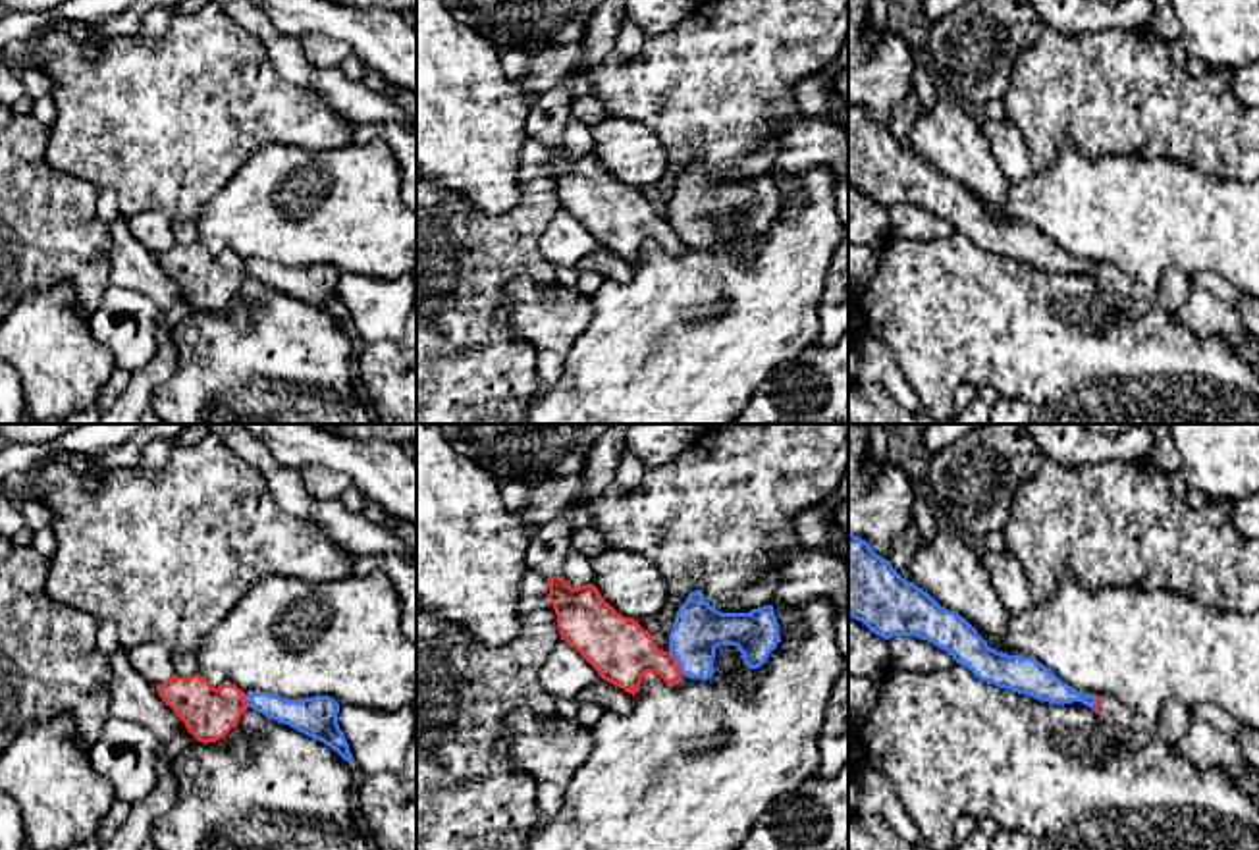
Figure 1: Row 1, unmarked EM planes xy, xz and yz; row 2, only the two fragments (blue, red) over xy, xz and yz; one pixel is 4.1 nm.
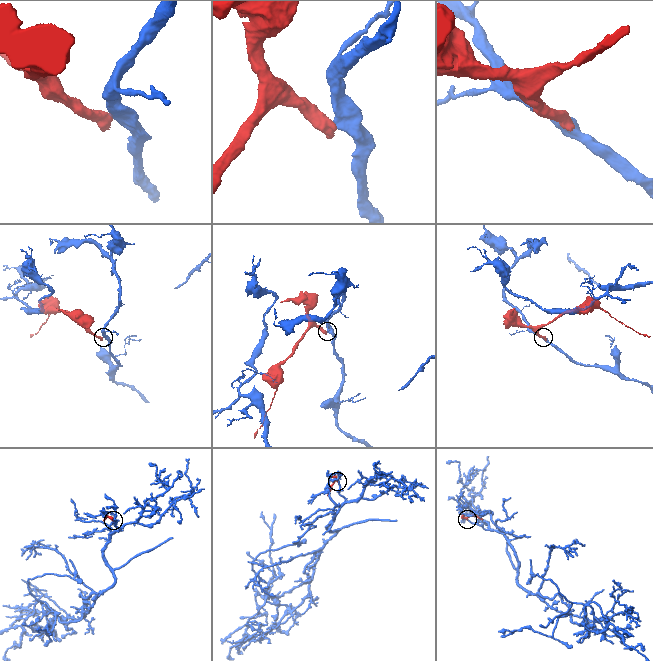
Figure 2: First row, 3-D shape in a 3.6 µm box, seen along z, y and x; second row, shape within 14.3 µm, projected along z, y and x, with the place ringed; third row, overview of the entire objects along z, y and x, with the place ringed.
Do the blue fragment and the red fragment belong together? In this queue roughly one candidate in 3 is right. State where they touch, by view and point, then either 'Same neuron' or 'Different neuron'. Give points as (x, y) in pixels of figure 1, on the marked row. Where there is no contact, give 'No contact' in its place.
Touches blue at xz (677, 664). Different neuron

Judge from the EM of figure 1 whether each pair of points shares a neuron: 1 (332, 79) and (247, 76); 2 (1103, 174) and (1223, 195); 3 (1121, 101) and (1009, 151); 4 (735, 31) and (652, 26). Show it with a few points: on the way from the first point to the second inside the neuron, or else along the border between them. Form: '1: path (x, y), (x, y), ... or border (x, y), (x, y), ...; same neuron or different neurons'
1: border (257, 39), (288, 81), (309, 87), (322, 99); different neurons
2: path (1132, 195), (1194, 195); same neuron
3: border (1005, 116), (1020, 133), (1036, 168); different neurons
4: border (683, 20), (648, 39); different neurons

